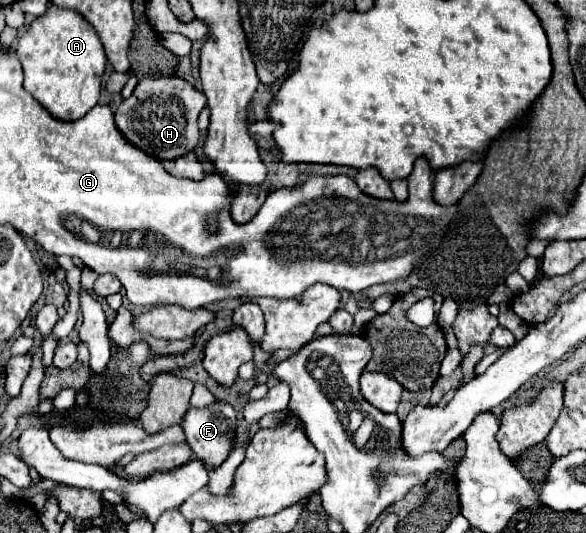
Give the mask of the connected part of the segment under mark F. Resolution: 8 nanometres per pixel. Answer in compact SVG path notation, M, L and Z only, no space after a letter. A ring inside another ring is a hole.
M216 403L210 409L190 409L184 417L182 429L186 433L186 443L194 451L194 455L204 463L208 471L218 469L228 455L232 453L232 443L236 437L236 411L228 403Z

